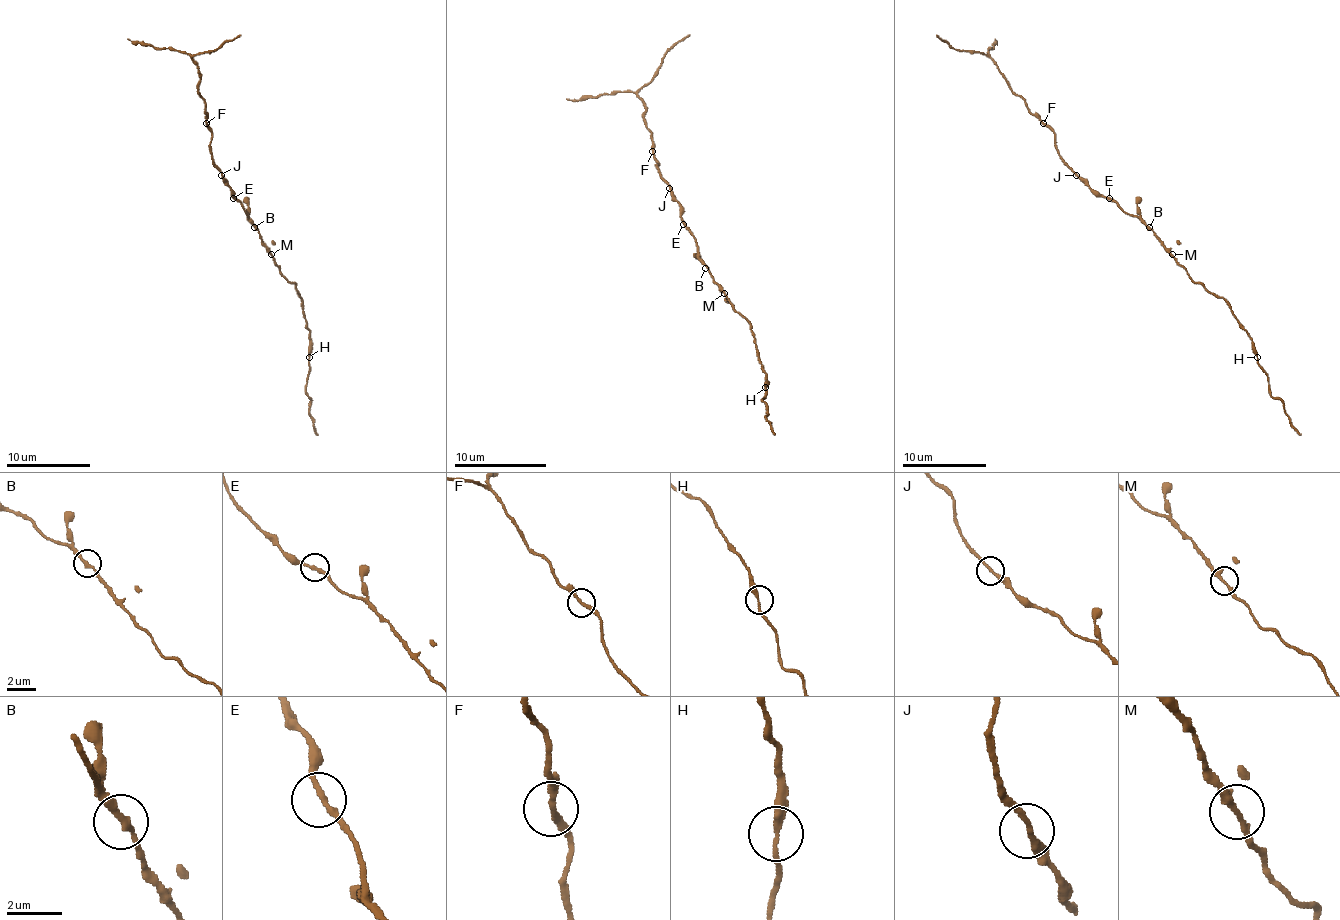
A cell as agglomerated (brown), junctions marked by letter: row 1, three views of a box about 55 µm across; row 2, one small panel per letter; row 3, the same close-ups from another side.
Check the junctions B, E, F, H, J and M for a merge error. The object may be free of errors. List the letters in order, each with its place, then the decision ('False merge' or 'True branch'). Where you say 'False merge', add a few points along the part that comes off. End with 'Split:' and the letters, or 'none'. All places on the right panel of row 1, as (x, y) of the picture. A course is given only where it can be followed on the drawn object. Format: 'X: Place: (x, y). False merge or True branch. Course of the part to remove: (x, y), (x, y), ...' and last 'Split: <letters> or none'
B: Place: (1149, 227). True branch
E: Place: (1109, 198). True branch
F: Place: (1043, 123). False merge. Course of the part to remove: (1042, 123), (1011, 89), (990, 58), (975, 52), (955, 50), (936, 35)
H: Place: (1257, 357). True branch
J: Place: (1076, 175). True branch
M: Place: (1172, 254). True branch
Split: F

